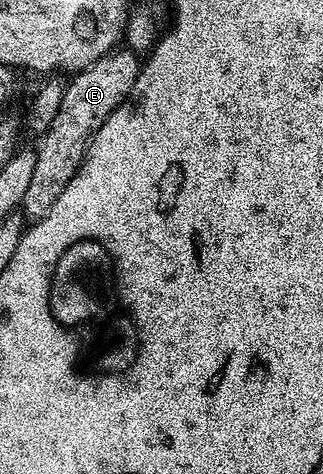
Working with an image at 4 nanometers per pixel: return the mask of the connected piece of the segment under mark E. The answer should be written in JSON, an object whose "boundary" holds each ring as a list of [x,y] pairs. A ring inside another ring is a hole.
{"boundary":[[[117,46],[102,58],[98,58],[98,62],[75,73],[69,79],[72,81],[64,84],[62,106],[58,106],[54,122],[50,122],[48,129],[39,137],[40,145],[35,145],[34,148],[34,175],[30,177],[30,187],[26,189],[22,205],[25,217],[42,217],[50,210],[50,206],[54,206],[58,194],[66,190],[66,182],[74,178],[84,161],[84,151],[88,148],[92,135],[130,94],[140,73],[141,63],[141,57],[134,55],[127,46]]]}

